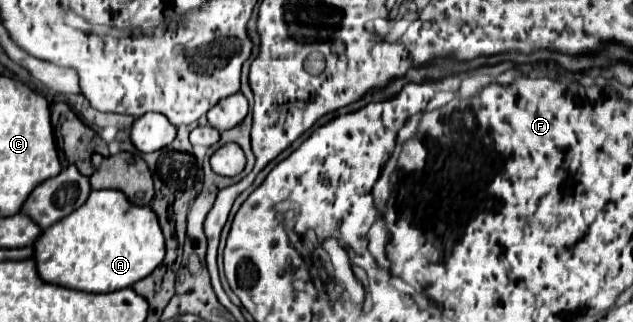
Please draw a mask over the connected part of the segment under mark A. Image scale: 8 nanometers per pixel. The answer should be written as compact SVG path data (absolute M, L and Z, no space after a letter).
M91 191L85 205L75 213L43 229L33 249L37 273L45 283L107 293L131 287L147 277L165 257L165 239L157 217L147 207L129 205L121 191Z

